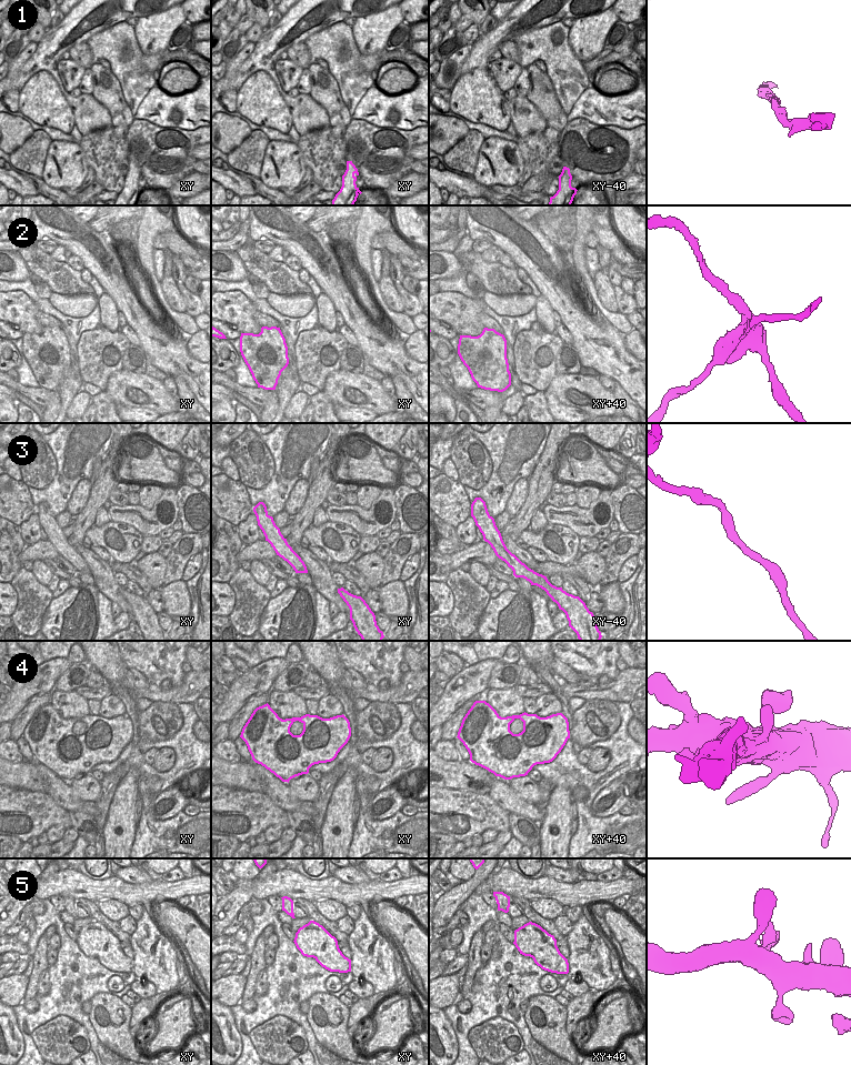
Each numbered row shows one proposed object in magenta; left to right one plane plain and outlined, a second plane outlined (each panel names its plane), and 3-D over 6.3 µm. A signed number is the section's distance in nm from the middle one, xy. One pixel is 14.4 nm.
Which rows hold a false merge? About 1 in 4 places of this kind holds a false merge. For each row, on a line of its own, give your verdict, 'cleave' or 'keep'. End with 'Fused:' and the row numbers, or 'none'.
1: keep
2: cleave
3: keep
4: keep
5: keep
Fused: 2

